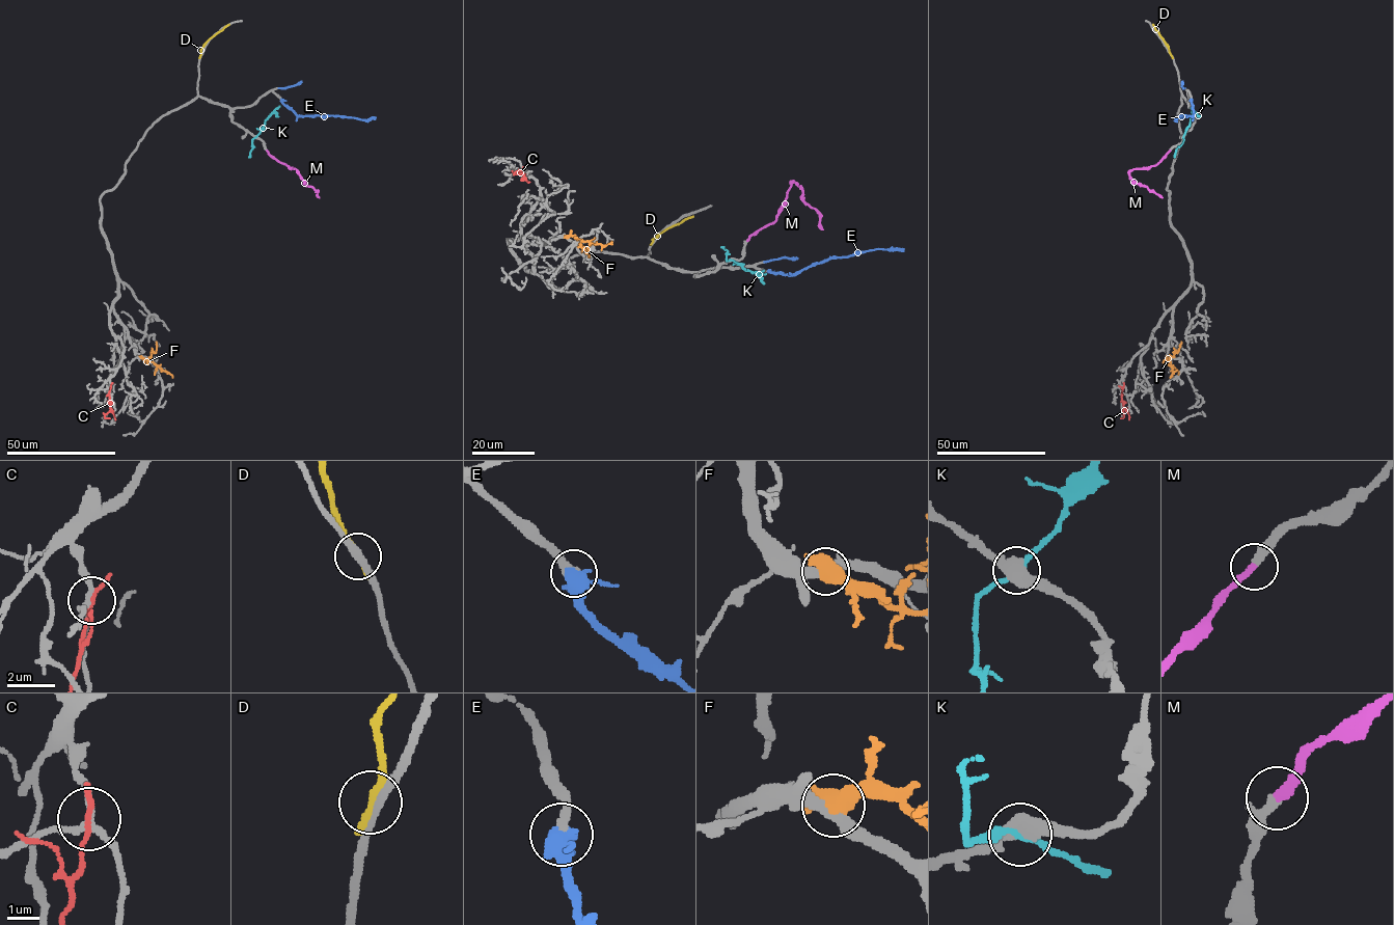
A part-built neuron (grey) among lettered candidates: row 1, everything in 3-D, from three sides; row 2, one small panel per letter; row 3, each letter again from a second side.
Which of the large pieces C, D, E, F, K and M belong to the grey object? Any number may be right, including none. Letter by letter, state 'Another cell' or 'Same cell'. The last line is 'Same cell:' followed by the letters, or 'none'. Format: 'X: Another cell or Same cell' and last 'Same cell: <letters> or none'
C: Another cell
D: Another cell
E: Same cell
F: Another cell
K: Another cell
M: Same cell
Same cell: E, M

